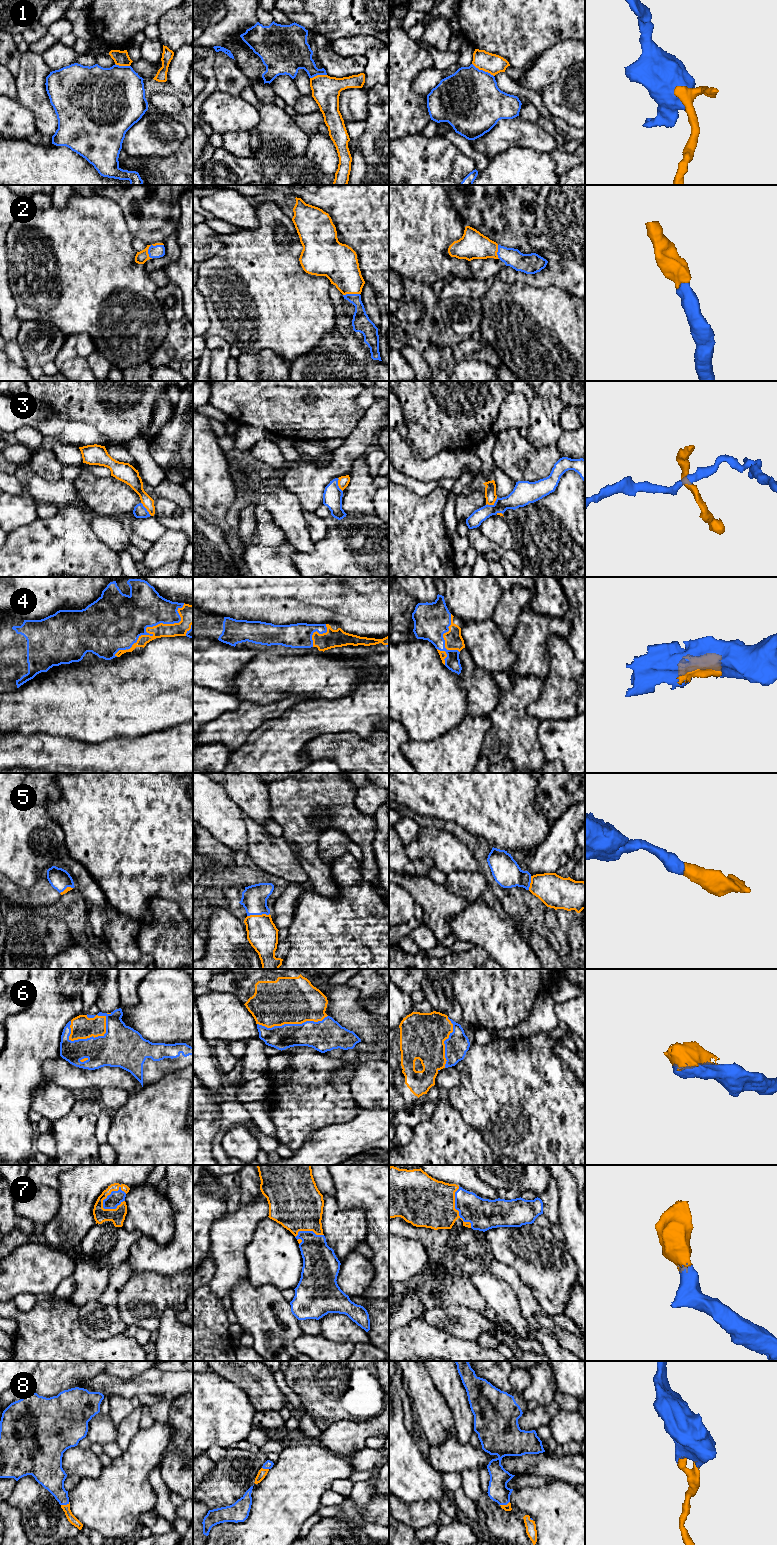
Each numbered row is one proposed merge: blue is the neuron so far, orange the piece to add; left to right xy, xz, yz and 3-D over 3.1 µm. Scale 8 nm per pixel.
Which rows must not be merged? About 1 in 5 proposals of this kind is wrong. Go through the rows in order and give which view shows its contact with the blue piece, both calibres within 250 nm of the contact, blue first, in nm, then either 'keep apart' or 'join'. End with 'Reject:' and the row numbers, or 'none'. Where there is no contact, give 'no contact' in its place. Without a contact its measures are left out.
1: meets blue in yz; 480 nm thick on the blue side, 160 nm on the other; keep apart
2: meets blue in xy; 100 nm thick on the blue side, 100 nm on the other; join
3: meets blue in yz; 160 nm thick on the blue side, 100 nm on the other; keep apart
4: meets blue in xy; 380 nm thick on the blue side, 110 nm on the other; join
5: meets blue in xz; 200 nm thick on the blue side, 240 nm on the other; join
6: meets blue in xy; 340 nm thick on the blue side, 190 nm on the other; join
7: meets blue in xy; 110 nm thick on the blue side, 120 nm on the other; join
8: meets blue in yz; 160 nm thick on the blue side, 50 nm on the other; join
Reject: 1, 3

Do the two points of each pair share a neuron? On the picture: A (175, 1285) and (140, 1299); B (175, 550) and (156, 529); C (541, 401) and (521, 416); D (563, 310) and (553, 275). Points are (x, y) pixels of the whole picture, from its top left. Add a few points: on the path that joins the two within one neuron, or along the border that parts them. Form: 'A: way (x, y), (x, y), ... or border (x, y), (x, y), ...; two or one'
A: way (166, 1293), (149, 1294); one
B: border (166, 529), (154, 543); two
C: border (516, 391), (525, 397), (528, 404), (528, 426); two
D: border (537, 285), (556, 286), (570, 292), (574, 296); two

